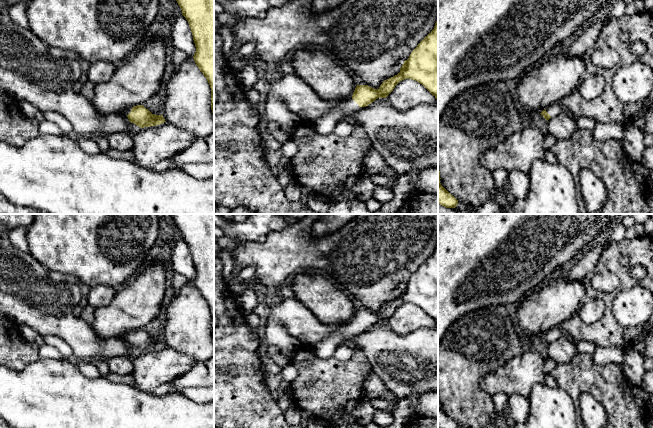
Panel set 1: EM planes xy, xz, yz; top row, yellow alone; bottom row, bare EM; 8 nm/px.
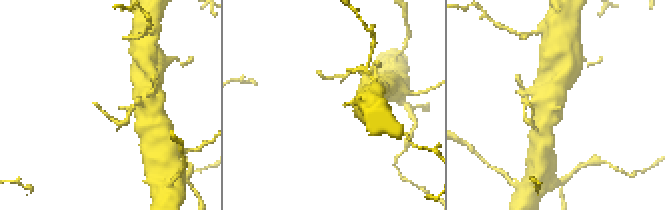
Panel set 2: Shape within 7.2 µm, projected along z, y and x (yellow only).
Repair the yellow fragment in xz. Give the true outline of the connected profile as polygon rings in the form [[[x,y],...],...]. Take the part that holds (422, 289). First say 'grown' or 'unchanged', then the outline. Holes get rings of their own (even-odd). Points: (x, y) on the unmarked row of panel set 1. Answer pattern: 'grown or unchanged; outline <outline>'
grown; outline [[[438,243],[434,253],[411,276],[397,299],[382,306],[378,313],[357,309],[350,322],[311,345],[313,351],[321,359],[333,357],[335,349],[345,343],[346,339],[368,330],[378,322],[386,322],[404,303],[412,303],[422,308],[438,327]]]

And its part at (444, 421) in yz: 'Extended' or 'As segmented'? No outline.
As segmented

